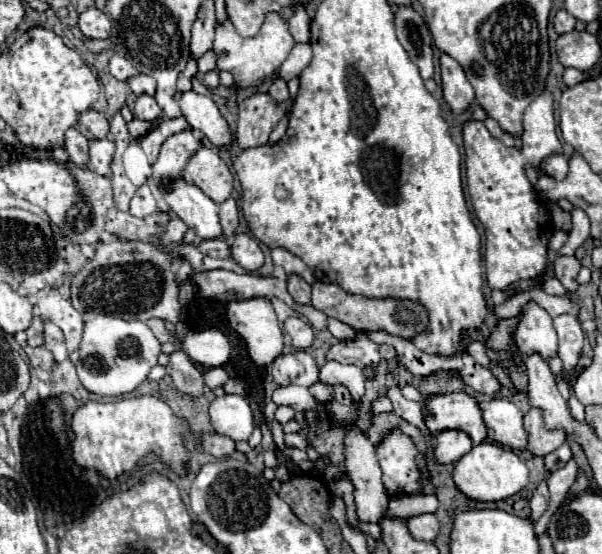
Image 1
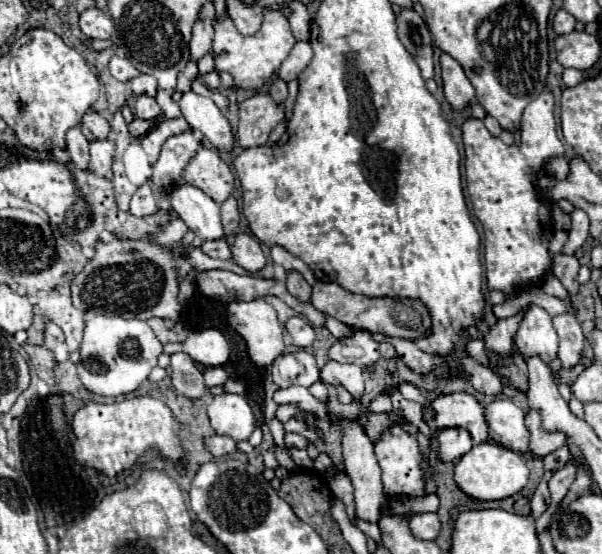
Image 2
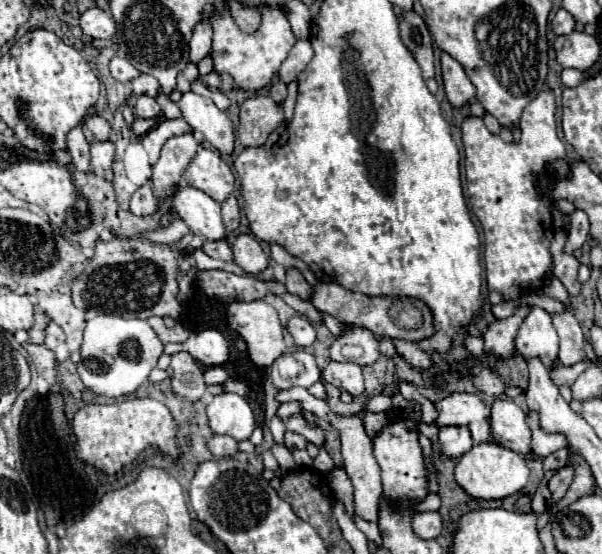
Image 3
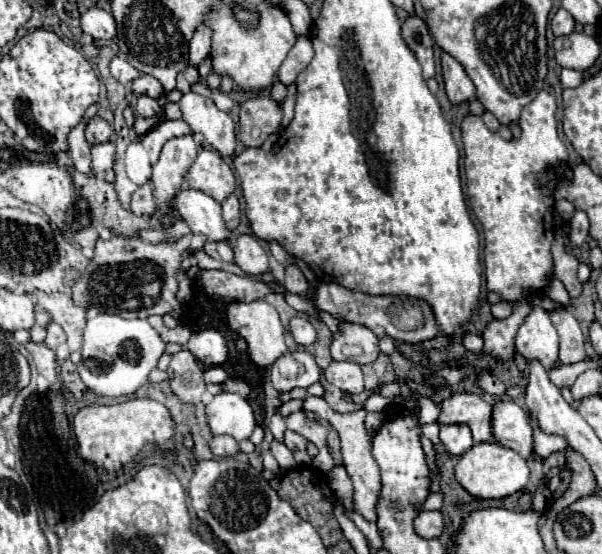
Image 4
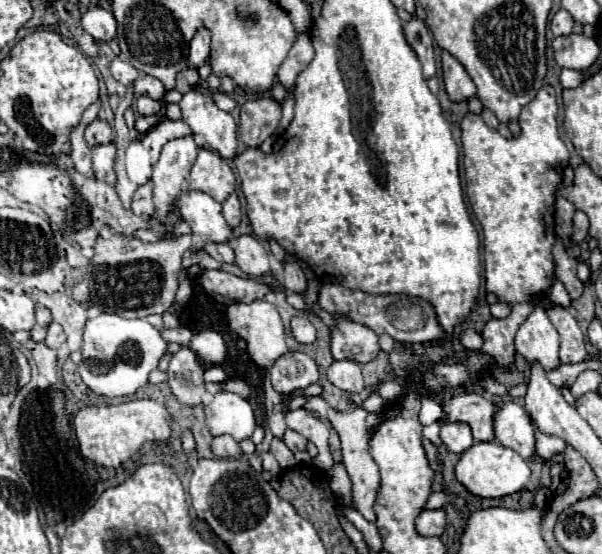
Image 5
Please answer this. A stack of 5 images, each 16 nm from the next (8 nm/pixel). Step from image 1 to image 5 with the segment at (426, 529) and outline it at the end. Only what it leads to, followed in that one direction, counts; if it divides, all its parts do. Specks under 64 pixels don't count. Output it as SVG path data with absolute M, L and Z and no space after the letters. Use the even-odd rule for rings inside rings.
M422 510L422 514L416 518L416 532L420 536L432 538L440 536L446 526L446 516L442 510Z

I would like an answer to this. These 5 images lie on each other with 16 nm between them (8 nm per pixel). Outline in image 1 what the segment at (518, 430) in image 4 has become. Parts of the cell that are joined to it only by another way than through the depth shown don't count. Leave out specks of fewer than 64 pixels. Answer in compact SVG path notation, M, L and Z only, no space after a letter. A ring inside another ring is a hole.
M502 398L478 402L488 430L488 440L516 450L526 450L526 432L522 428L522 412Z

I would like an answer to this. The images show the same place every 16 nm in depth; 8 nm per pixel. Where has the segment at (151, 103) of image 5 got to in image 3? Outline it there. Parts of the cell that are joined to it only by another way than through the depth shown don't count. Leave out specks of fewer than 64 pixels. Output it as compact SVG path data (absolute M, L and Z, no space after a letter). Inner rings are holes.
M140 96L136 100L136 108L134 108L134 114L138 118L156 118L160 114L160 106L156 104L154 98L150 96Z

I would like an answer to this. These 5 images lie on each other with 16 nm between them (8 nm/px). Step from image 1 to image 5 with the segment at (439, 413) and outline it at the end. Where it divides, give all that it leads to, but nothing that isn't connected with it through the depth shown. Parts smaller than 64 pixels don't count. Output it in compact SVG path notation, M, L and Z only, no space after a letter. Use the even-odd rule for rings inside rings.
M456 394L442 402L440 422L464 422L472 428L474 442L492 442L494 402L480 394Z

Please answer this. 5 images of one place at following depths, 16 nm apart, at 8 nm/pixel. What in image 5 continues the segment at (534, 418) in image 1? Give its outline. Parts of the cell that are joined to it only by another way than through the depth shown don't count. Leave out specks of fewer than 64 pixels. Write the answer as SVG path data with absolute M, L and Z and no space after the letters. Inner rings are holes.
M536 428L534 432L536 432L536 454L538 454L542 460L546 460L546 458L550 458L552 454L562 452L562 450L566 448L566 442L564 442L562 438L558 438L558 436L548 436L548 434L540 432L538 428Z

